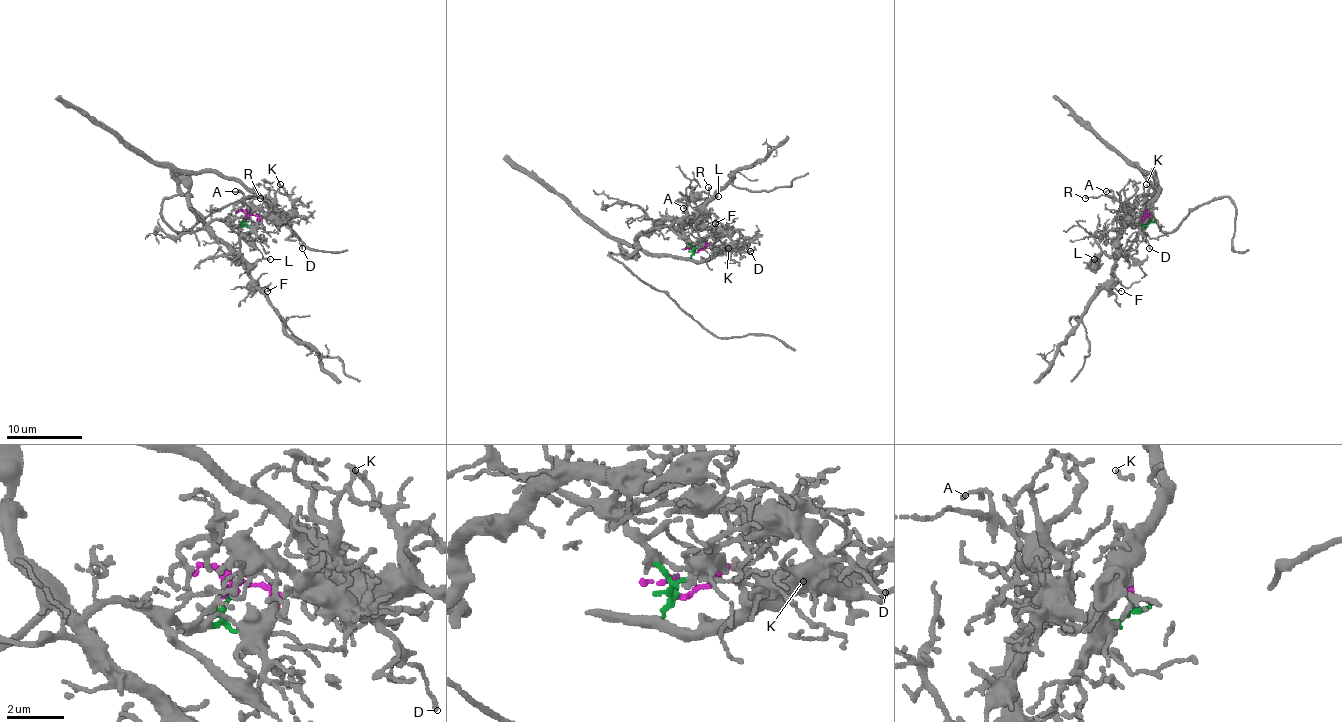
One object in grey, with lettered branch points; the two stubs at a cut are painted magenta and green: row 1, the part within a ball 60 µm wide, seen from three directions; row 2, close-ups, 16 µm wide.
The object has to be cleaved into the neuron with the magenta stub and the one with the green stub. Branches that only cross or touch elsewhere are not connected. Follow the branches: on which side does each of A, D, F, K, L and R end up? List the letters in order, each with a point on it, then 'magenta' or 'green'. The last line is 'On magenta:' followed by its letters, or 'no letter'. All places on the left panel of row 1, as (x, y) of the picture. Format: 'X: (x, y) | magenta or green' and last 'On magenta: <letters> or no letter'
A: (235, 191) | magenta
D: (302, 248) | magenta
F: (267, 291) | green
K: (280, 184) | magenta
L: (270, 259) | green
R: (260, 198) | magenta
On magenta: A, D, K, R

